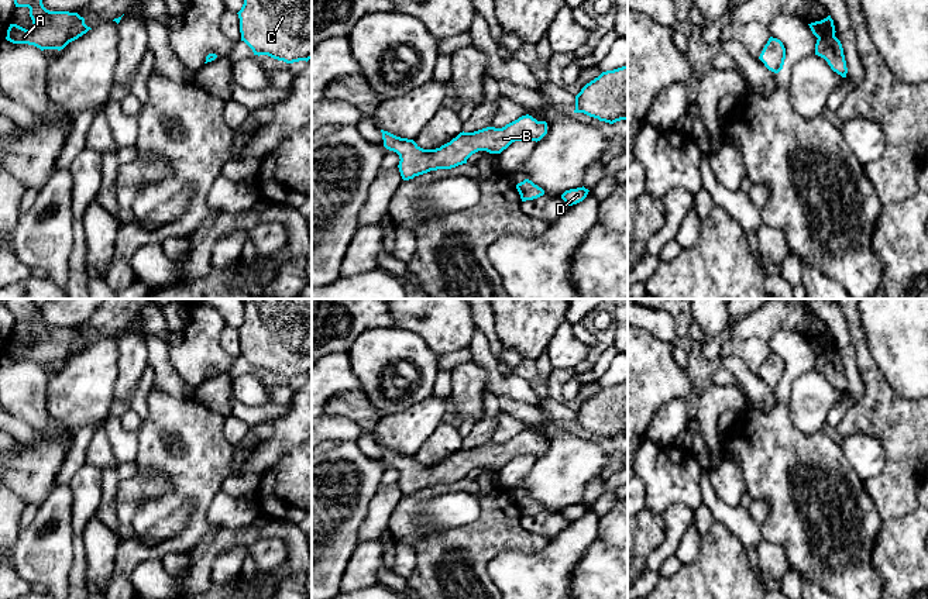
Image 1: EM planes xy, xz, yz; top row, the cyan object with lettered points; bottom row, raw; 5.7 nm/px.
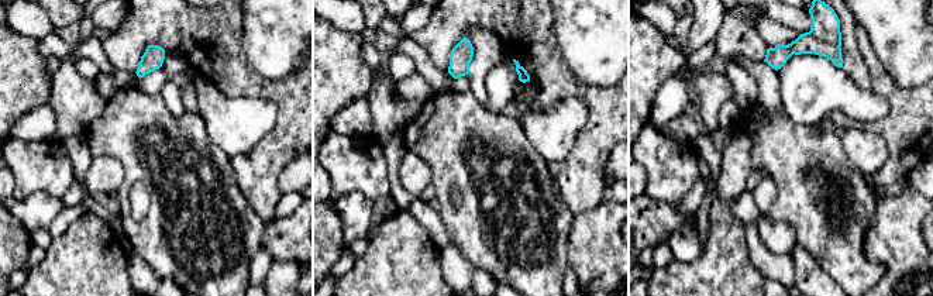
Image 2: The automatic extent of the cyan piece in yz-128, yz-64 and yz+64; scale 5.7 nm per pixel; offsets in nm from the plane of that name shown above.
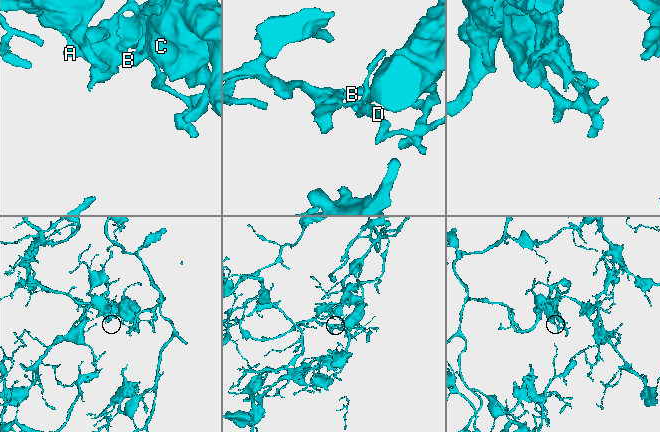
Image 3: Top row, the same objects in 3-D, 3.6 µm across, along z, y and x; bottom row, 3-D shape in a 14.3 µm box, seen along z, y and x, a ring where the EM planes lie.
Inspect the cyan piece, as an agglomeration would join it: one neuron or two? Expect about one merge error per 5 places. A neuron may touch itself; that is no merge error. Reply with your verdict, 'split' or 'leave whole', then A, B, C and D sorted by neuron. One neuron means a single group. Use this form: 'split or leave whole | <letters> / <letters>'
leave whole | A B C D

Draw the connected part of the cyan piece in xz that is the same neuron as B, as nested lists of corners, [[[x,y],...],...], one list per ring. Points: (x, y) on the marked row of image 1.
[[[526,114],[502,128],[487,127],[474,132],[460,132],[436,149],[423,149],[413,140],[396,137],[381,130],[384,147],[399,155],[399,172],[403,180],[437,169],[451,169],[467,163],[478,152],[501,154],[515,141],[540,141],[547,134],[547,123]]]

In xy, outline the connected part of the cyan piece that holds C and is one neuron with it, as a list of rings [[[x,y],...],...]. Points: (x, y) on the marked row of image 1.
[[[244,0],[241,41],[254,55],[293,63],[312,59],[312,0]]]

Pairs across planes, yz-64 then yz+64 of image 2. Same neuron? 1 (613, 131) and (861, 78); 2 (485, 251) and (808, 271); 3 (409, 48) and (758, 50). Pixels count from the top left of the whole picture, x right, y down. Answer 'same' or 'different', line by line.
1: different
2: different
3: different

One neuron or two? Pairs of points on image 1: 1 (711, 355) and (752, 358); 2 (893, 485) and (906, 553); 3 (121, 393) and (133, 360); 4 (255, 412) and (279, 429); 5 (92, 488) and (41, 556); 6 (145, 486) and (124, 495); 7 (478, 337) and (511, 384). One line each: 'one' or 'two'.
1: two
2: two
3: one
4: two
5: two
6: one
7: one

